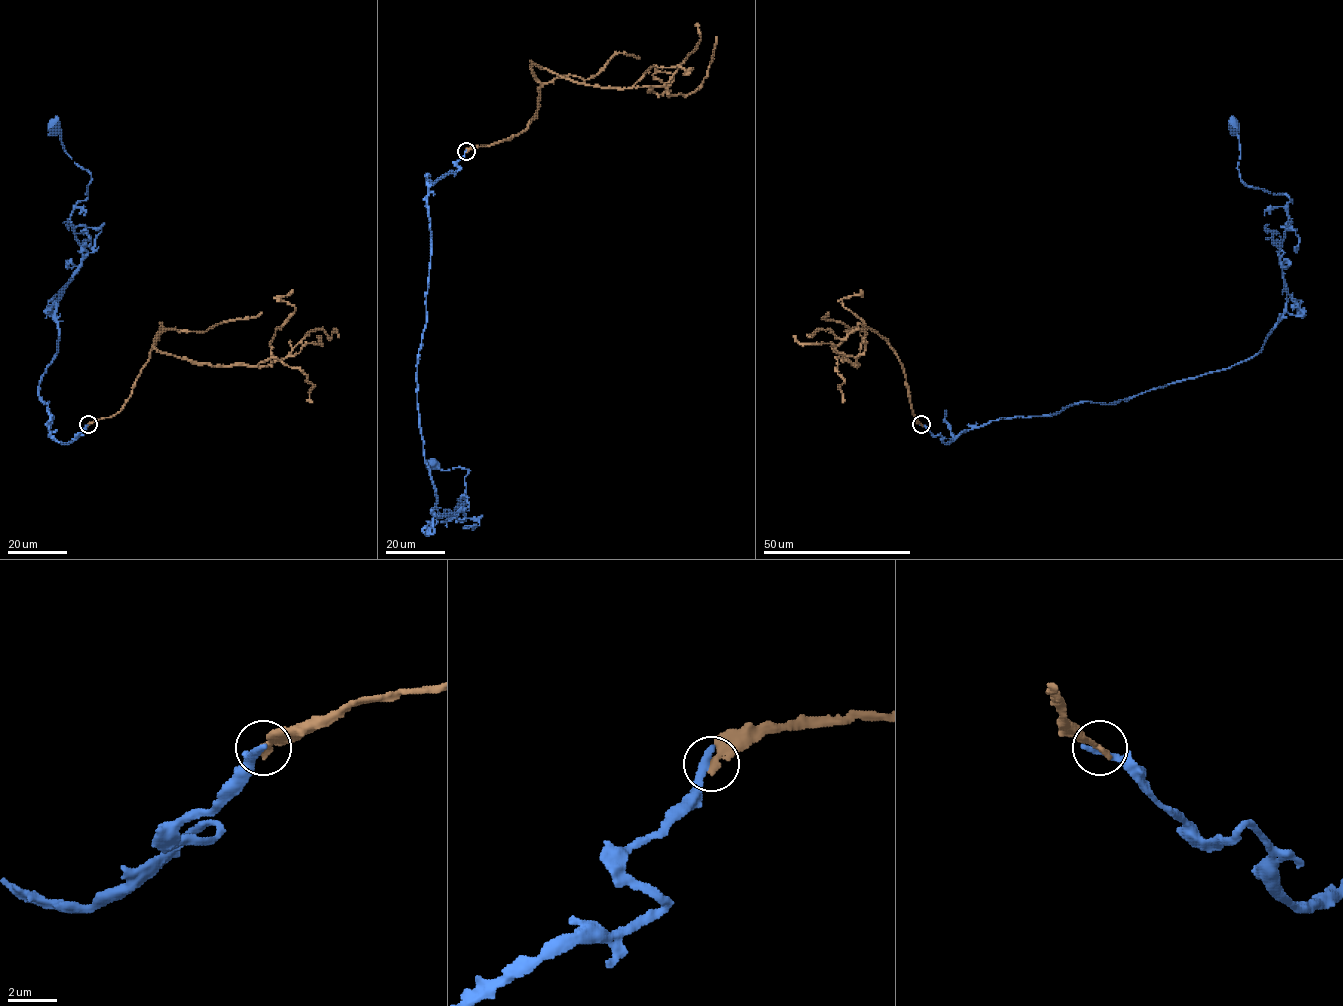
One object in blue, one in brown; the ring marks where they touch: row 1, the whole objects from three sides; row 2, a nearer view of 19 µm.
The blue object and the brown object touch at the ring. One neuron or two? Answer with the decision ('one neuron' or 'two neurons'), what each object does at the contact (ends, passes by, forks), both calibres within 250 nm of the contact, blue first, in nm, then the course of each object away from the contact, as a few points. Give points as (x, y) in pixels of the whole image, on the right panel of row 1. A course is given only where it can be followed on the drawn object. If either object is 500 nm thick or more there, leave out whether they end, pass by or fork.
two neurons; blue ends there; brown ends there; 340 nm thick on the blue side, 320 nm on the other; blue runs (921, 424), (947, 443), (991, 421), (1115, 404), (1253, 357), (1285, 307), (1291, 200), (1243, 182), (1235, 128); brown runs (921, 424), (883, 338), (859, 324), (836, 345), (856, 366), (861, 329), (844, 339), (827, 329), (807, 334)

